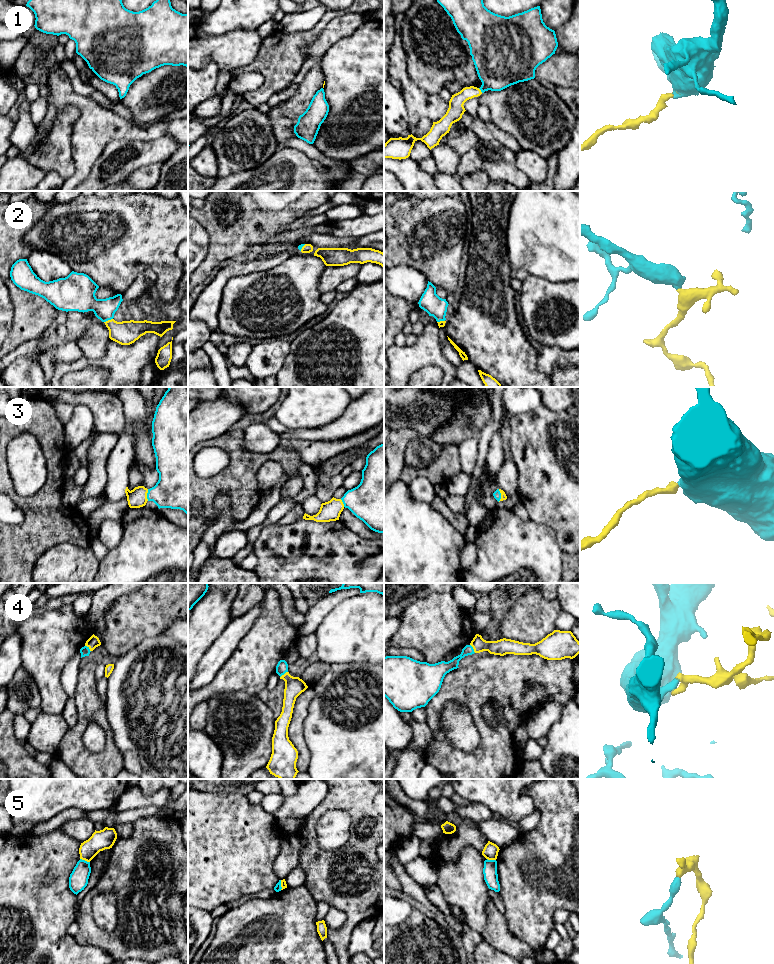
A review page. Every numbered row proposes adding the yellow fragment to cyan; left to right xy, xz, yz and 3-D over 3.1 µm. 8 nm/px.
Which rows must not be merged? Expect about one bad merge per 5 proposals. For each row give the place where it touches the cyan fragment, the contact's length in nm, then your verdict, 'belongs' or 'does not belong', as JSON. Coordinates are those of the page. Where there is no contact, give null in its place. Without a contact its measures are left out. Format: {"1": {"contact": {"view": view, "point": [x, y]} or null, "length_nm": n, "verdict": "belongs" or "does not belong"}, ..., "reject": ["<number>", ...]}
{"1": {"contact": {"view": "yz", "point": [480, 89]}, "length_nm": 50, "verdict": "belongs"}, "2": {"contact": {"view": "xy", "point": [108, 319]}, "length_nm": 80, "verdict": "belongs"}, "3": {"contact": {"view": "xy", "point": [147, 495]}, "length_nm": 100, "verdict": "belongs"}, "4": {"contact": {"view": "yz", "point": [472, 648]}, "length_nm": 80, "verdict": "belongs"}, "5": {"contact": {"view": "xy", "point": [84, 860]}, "length_nm": 90, "verdict": "does not belong"}, "reject": ["5"]}

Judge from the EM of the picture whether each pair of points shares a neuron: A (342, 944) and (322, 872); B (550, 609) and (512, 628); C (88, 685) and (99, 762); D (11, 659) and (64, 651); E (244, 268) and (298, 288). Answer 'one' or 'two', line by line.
A: one
B: one
C: one
D: two
E: two

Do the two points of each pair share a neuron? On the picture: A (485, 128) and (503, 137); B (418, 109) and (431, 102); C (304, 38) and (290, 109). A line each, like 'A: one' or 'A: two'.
A: one
B: one
C: two

